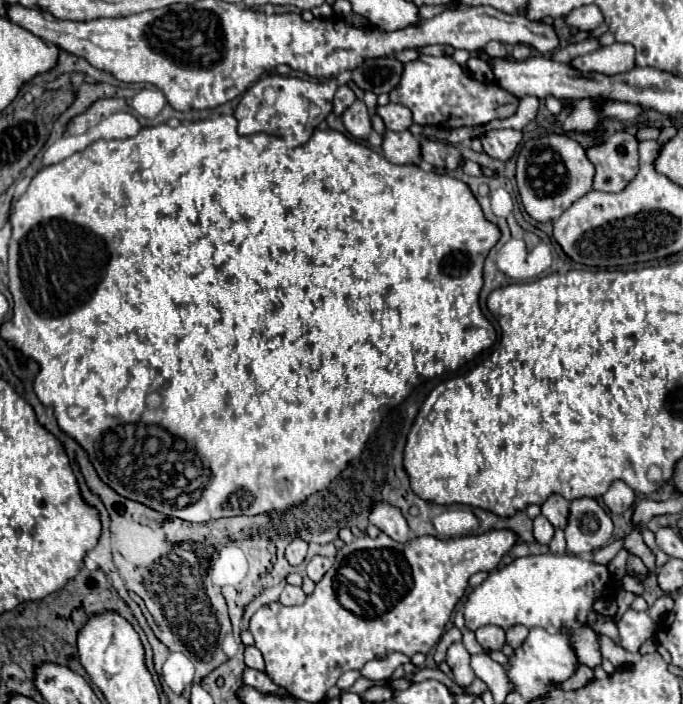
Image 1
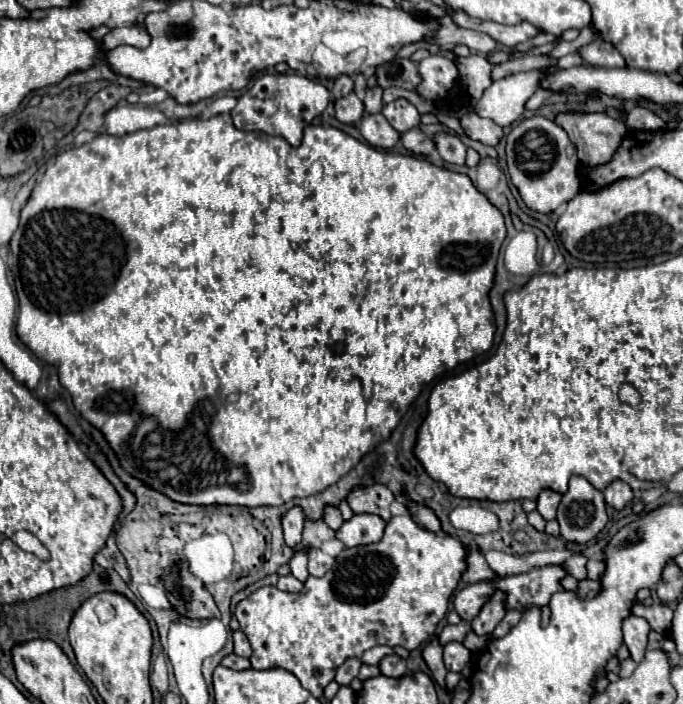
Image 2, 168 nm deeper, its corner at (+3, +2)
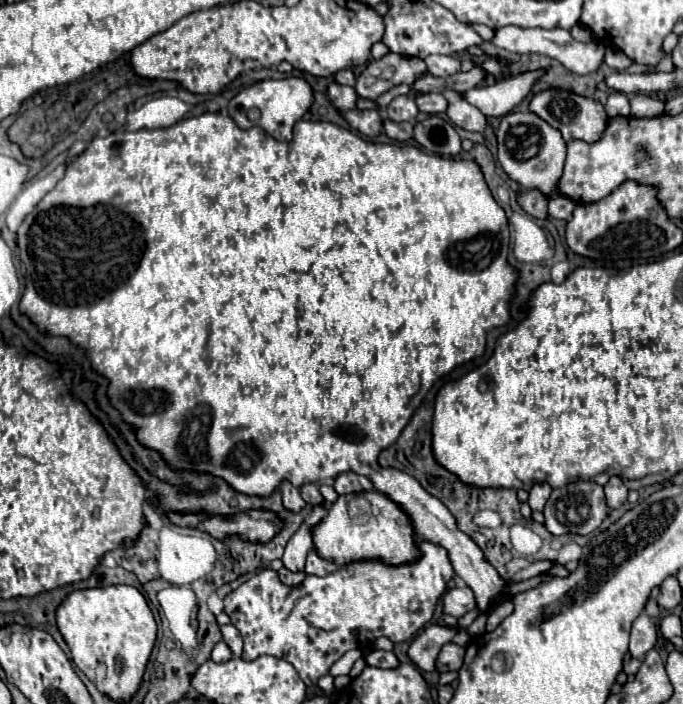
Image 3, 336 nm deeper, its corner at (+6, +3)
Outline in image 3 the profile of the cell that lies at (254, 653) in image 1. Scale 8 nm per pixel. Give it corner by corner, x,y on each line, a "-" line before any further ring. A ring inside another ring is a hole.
225,624
225,626
221,626
221,634
223,634
223,642
231,648
233,656
241,656
241,652
243,652
243,638
241,638
239,630
233,624

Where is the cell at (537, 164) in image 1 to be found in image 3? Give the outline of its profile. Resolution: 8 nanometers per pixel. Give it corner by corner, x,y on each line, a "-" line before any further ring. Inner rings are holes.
509,112
499,122
497,148
499,164
521,188
539,188
545,196
557,192
557,180
565,164
565,140
559,130
551,128
533,112

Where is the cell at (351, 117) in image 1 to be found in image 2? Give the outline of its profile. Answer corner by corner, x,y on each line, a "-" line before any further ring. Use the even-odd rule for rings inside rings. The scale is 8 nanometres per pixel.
350,93
344,99
336,101
336,119
346,125
358,125
364,117
364,103
356,97
356,93

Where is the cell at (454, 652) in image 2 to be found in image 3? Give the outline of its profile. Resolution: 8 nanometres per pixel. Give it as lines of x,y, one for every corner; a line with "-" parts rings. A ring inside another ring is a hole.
453,642
445,644
437,656
437,672
449,672
449,670
459,670
463,662
465,650

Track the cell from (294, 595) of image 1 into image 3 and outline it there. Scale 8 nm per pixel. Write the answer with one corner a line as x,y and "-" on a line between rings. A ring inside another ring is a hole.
281,568
281,570
279,570
279,578
281,578
281,582
287,584
287,586
297,586
297,584
303,582
305,572
291,572
291,570
287,570
287,568

